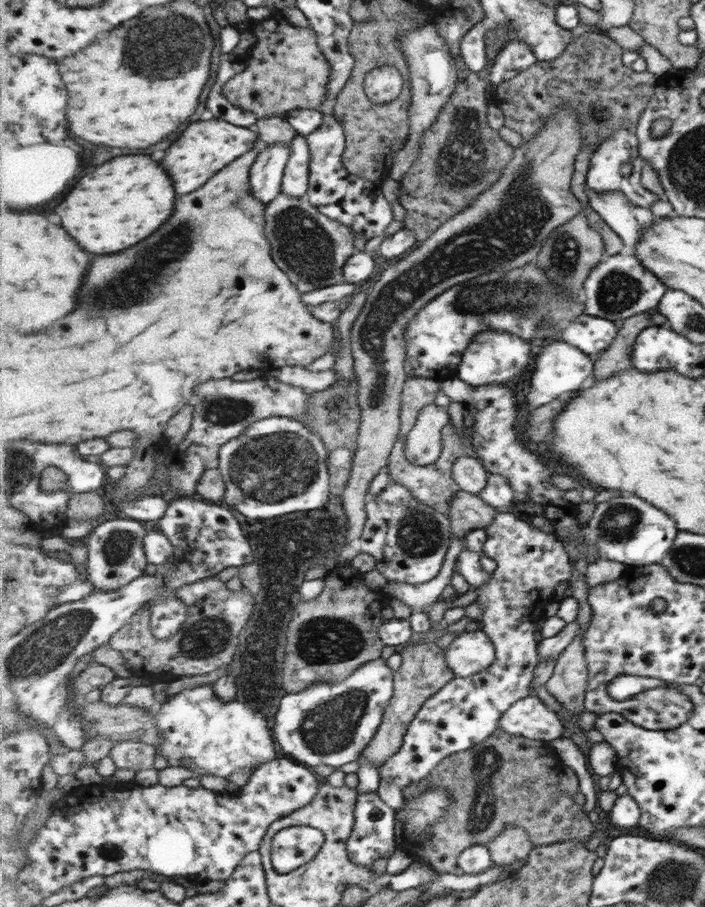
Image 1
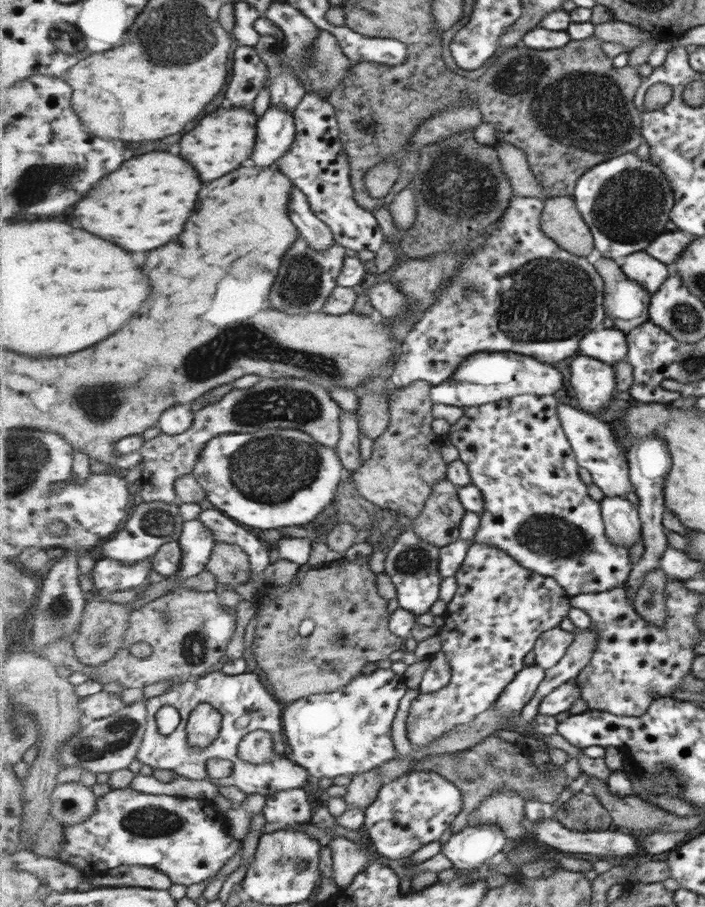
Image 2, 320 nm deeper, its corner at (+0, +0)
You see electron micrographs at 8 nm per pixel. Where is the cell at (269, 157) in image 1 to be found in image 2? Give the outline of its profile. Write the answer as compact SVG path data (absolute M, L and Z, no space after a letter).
M272 104L269 110L260 116L257 130L258 137L255 154L253 154L253 162L255 162L253 166L276 167L276 162L284 157L285 153L288 153L288 150L292 148L293 141L296 140L297 129L294 113L288 108Z

